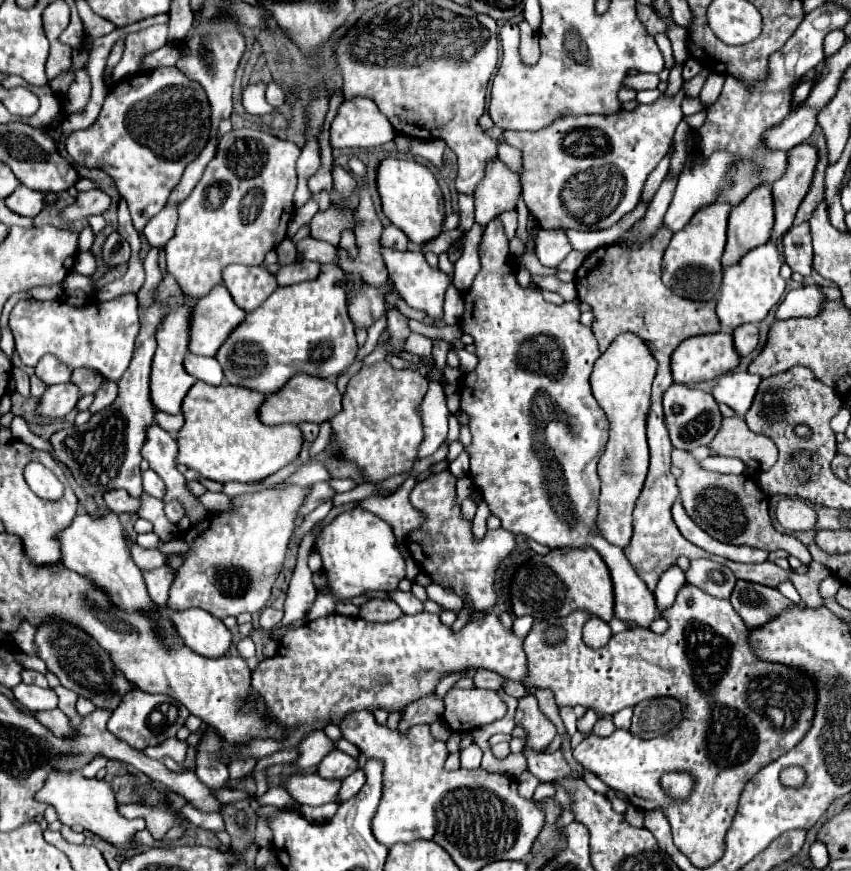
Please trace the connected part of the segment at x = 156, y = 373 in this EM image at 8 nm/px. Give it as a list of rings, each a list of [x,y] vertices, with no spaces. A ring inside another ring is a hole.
[[[185,301],[185,305],[181,305],[177,311],[167,311],[163,323],[157,327],[157,351],[153,357],[153,365],[151,365],[151,403],[157,411],[169,413],[169,415],[177,415],[181,413],[181,401],[187,395],[187,391],[193,387],[193,383],[197,379],[193,379],[191,375],[185,373],[183,369],[183,359],[189,353],[187,351],[187,343],[189,343],[189,315],[191,315],[191,301]]]

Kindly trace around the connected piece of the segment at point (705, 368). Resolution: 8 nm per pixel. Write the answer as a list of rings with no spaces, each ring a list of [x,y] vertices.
[[[711,333],[711,335],[697,335],[685,339],[671,357],[671,371],[673,371],[673,381],[681,385],[689,383],[701,383],[701,381],[711,381],[719,375],[725,375],[733,371],[739,365],[739,355],[733,347],[733,337],[731,333]]]

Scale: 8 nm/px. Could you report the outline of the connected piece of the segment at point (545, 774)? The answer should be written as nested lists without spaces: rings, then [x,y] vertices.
[[[527,747],[523,749],[527,763],[529,763],[529,771],[539,779],[539,781],[549,781],[549,777],[573,777],[573,779],[581,779],[577,771],[573,771],[567,763],[567,759],[563,757],[563,749],[557,749],[553,753],[533,753]]]

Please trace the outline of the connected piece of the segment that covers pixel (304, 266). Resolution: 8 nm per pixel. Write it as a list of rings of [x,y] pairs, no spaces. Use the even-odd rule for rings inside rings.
[[[295,261],[293,265],[281,267],[275,273],[275,279],[279,285],[293,285],[299,281],[307,281],[307,279],[315,279],[319,275],[319,263],[315,261]]]

